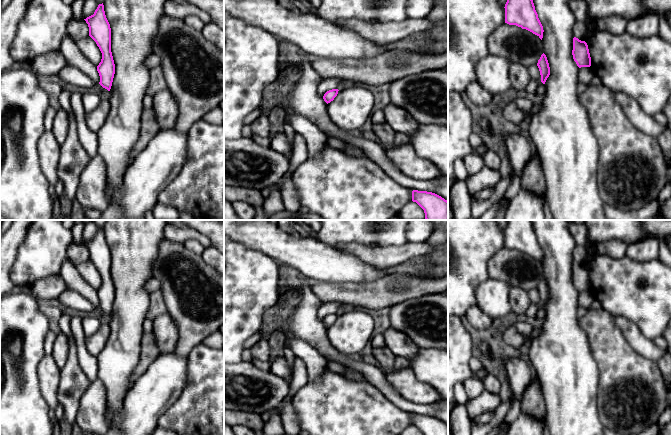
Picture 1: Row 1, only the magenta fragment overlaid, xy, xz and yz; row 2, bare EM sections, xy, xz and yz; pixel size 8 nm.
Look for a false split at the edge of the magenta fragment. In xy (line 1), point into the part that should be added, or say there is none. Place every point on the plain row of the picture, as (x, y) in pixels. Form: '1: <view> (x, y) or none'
1: none

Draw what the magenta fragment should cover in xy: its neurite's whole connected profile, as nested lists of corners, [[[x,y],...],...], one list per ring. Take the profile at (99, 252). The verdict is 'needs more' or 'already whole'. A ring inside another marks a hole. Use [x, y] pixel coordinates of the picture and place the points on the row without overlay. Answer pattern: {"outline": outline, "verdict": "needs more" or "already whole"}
{"outline": [[[103,227],[98,229],[93,239],[84,244],[89,251],[89,260],[96,266],[102,277],[101,286],[97,290],[100,300],[99,308],[110,315],[115,298],[115,288],[111,276],[111,252]]], "verdict": "already whole"}

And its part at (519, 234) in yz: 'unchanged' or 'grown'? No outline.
unchanged

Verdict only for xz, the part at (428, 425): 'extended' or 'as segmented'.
as segmented

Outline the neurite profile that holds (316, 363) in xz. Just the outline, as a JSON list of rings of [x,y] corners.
[[[287,336],[285,344],[291,357],[299,357],[304,360],[309,382],[315,382],[326,370],[327,359],[306,341]]]

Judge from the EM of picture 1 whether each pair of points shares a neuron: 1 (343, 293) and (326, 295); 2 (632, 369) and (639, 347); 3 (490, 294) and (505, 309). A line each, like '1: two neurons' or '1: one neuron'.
1: one neuron
2: two neurons
3: one neuron

